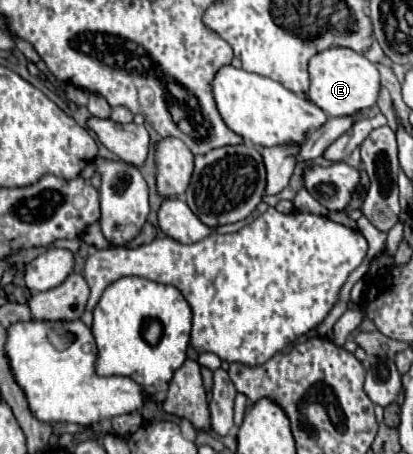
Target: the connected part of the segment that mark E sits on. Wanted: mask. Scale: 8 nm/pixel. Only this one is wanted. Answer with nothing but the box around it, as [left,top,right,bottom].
[307,49,381,117]

